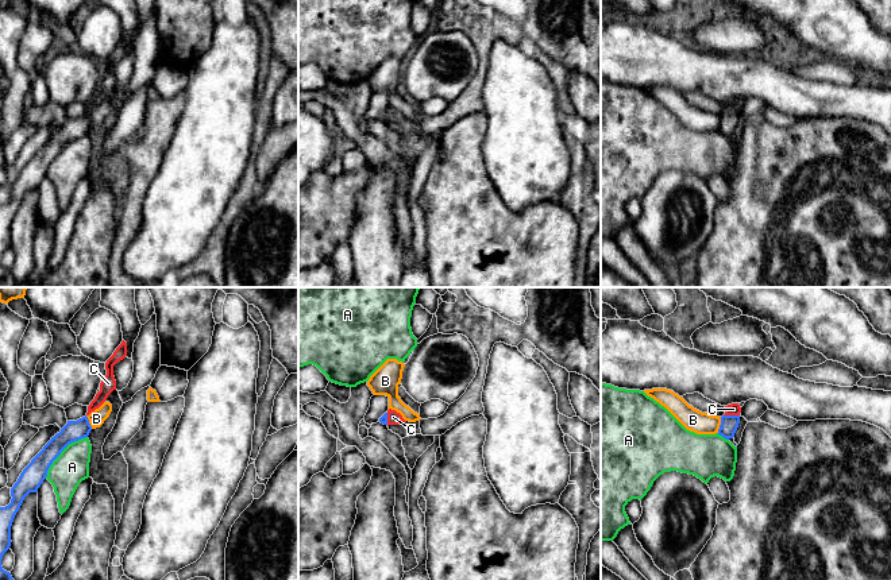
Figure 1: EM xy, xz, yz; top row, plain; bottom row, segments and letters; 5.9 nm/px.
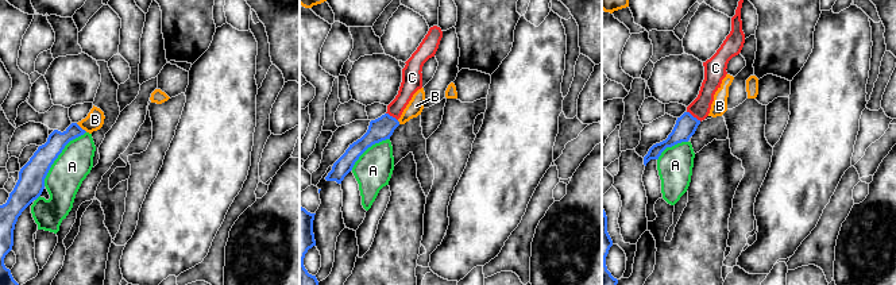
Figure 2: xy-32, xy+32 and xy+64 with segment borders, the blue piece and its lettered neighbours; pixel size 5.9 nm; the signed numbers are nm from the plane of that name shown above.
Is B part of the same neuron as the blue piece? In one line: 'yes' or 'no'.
no

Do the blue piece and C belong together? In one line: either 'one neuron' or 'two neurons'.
one neuron

